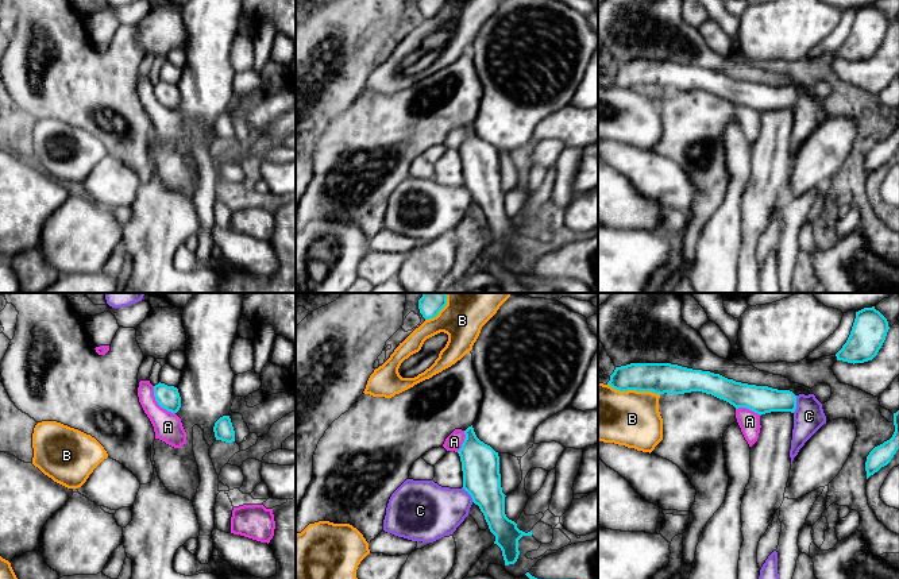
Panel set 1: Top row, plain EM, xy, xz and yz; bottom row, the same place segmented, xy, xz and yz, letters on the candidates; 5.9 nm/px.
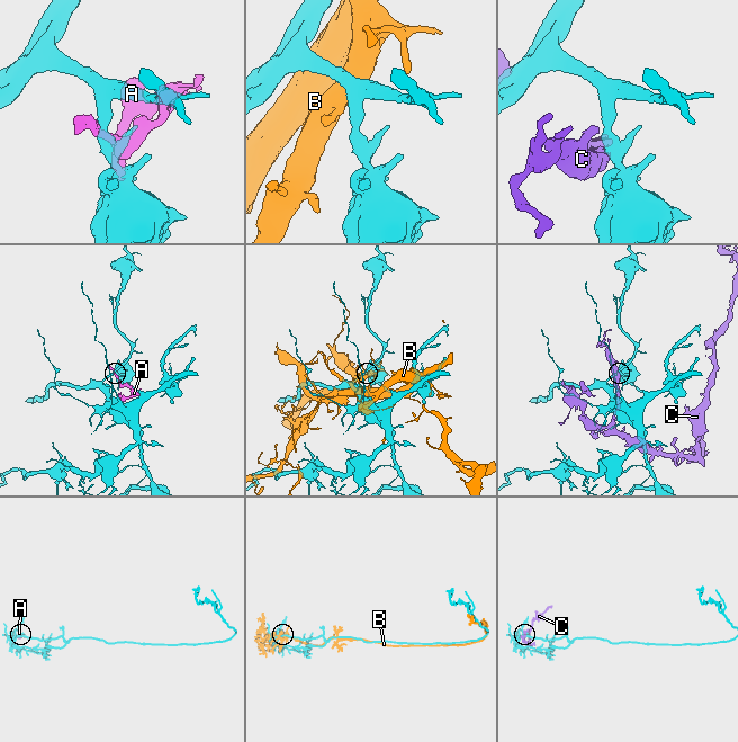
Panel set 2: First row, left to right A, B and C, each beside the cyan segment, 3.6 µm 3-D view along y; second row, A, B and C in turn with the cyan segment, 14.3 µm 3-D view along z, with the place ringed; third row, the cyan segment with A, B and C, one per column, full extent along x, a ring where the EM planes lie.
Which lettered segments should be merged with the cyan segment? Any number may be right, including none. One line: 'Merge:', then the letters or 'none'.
Merge: none

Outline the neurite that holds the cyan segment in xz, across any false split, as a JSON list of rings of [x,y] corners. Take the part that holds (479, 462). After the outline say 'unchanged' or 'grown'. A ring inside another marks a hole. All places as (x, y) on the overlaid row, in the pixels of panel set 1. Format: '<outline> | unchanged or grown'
[[[472,425],[464,431],[466,439],[458,451],[463,471],[463,489],[471,495],[472,502],[479,506],[489,525],[490,532],[495,536],[497,544],[505,560],[505,566],[514,564],[518,559],[518,540],[522,536],[532,536],[532,530],[525,533],[517,528],[517,524],[505,514],[505,494],[501,487],[499,456],[490,445],[481,441]]] | unchanged

